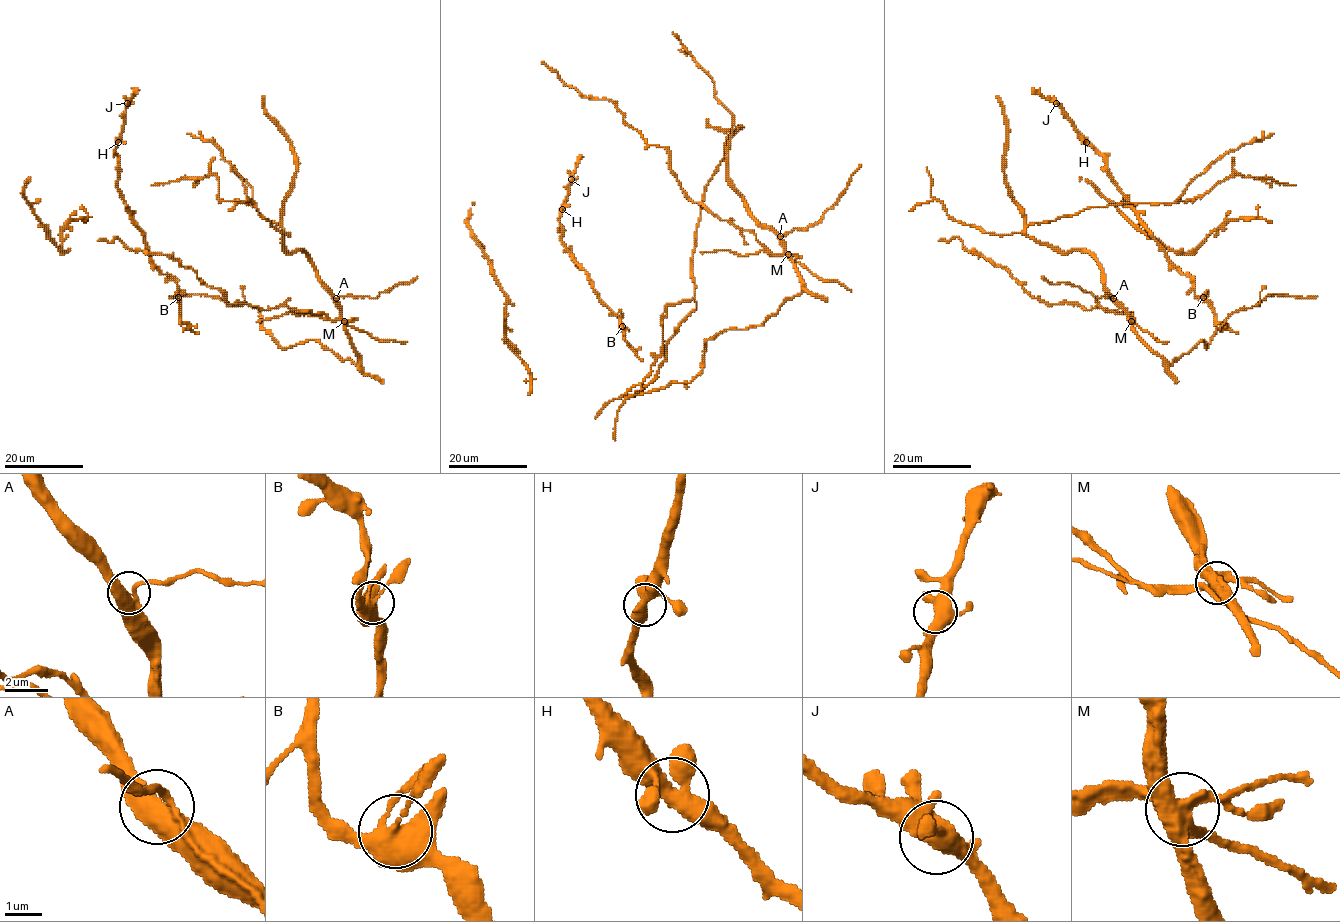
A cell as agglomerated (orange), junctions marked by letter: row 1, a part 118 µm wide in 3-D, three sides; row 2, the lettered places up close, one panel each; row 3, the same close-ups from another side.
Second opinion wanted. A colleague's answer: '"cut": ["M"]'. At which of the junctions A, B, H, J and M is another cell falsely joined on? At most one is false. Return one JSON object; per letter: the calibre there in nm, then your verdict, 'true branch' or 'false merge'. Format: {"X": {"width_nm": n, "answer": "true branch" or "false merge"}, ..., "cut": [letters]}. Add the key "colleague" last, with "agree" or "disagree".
{"A": {"width_nm": 440, "answer": "true branch"}, "B": {"width_nm": 460, "answer": "true branch"}, "H": {"width_nm": 440, "answer": "true branch"}, "J": {"width_nm": 480, "answer": "true branch"}, "M": {"width_nm": 480, "answer": "false merge"}, "cut": ["M"], "colleague": "agree"}

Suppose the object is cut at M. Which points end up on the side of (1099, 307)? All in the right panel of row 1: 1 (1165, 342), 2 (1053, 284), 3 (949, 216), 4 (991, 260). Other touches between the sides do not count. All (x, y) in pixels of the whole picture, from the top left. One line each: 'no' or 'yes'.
1: yes
2: no
3: no
4: yes

